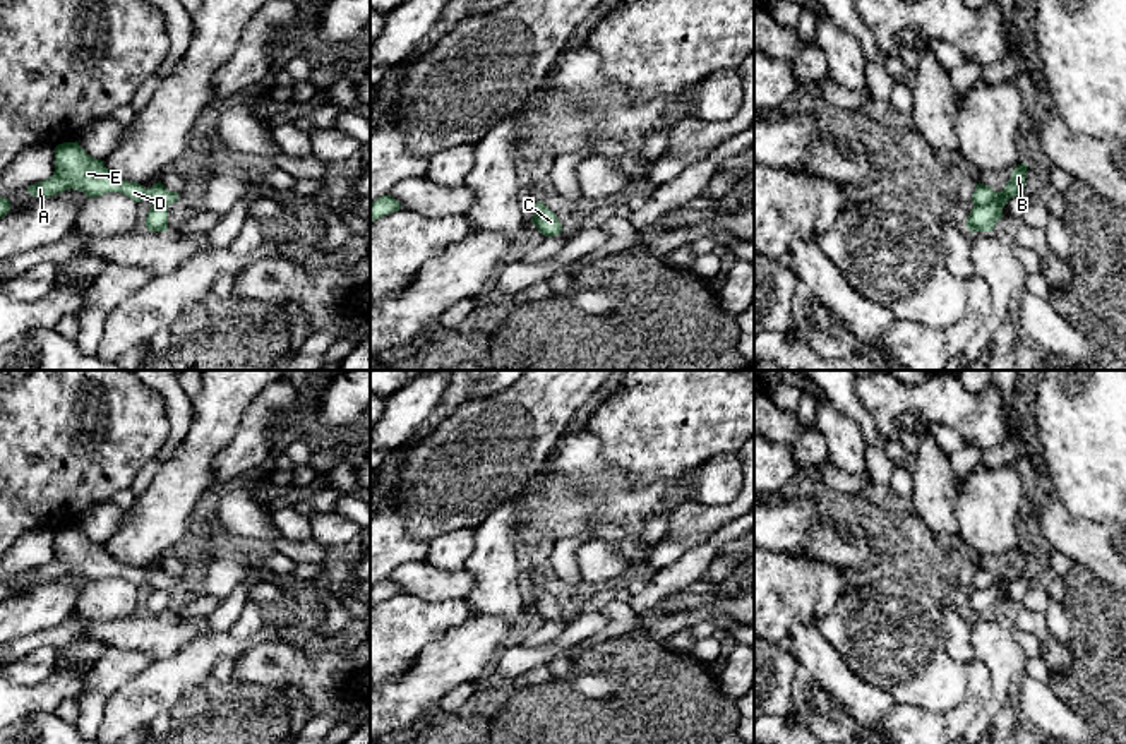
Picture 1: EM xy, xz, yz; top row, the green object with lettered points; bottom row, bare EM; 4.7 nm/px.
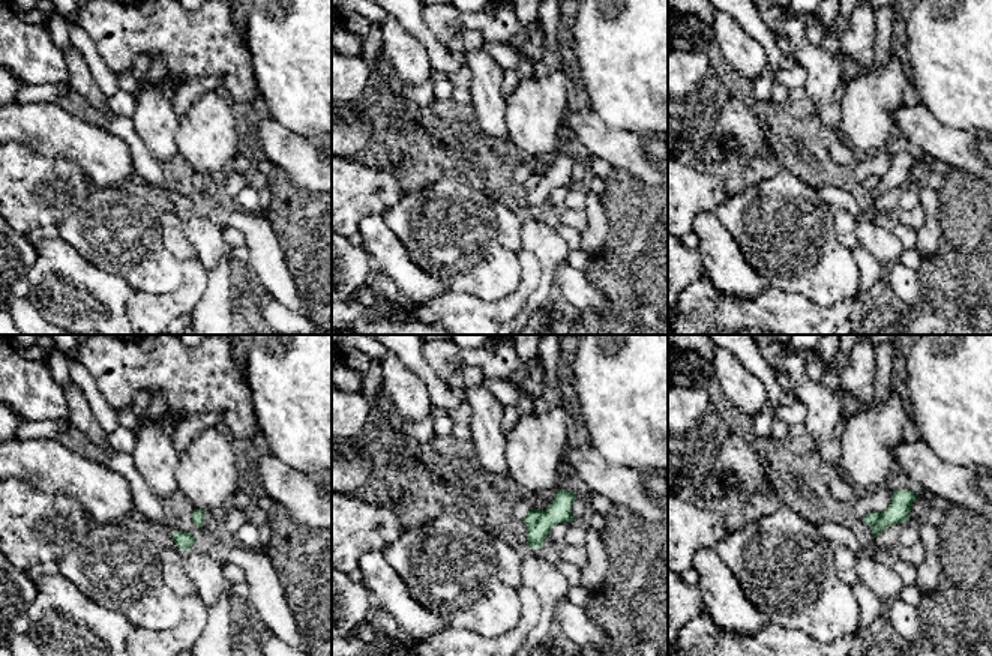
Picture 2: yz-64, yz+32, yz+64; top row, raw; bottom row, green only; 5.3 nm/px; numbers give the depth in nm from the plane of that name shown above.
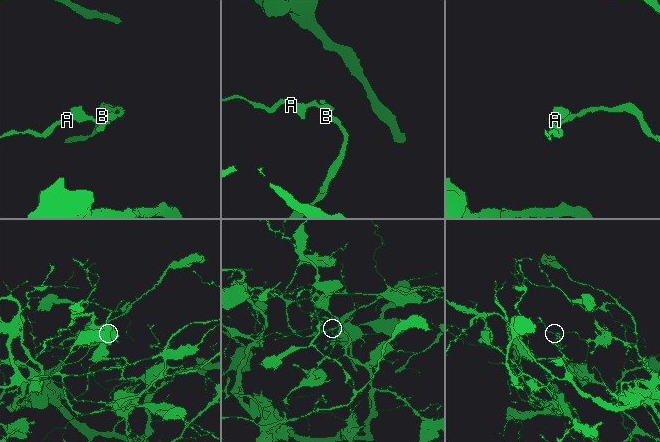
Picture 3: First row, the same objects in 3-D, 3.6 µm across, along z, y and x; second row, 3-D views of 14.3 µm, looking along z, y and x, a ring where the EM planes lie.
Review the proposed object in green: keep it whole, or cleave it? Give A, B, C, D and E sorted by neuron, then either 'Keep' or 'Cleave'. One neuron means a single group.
Groups: A D E / B C. Cleave

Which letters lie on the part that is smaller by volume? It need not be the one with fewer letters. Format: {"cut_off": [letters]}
{"cut_off": ["B", "C"]}

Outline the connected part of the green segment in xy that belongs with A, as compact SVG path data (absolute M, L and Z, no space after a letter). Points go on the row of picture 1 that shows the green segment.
M63 142L55 147L55 171L50 178L29 185L27 192L34 197L51 197L63 190L82 190L89 199L108 192L120 192L132 201L149 199L153 206L168 207L178 201L177 192L168 192L158 182L144 189L137 182L127 182L111 173L101 159L91 158L79 142Z

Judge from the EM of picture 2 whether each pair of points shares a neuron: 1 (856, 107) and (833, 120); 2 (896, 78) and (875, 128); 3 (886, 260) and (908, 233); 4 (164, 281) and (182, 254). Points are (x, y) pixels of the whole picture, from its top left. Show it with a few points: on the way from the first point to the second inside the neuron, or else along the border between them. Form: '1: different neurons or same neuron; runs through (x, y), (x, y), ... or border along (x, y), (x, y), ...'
1: different neurons; border along (839, 101), (842, 135)
2: same neuron; runs through (884, 90), (875, 99), (875, 116)
3: different neurons; border along (887, 221), (904, 248)
4: different neurons; border along (162, 228), (162, 245), (182, 263)

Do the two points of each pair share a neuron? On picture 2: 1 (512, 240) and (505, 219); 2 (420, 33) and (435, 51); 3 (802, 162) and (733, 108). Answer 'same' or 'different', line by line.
1: same
2: same
3: same

